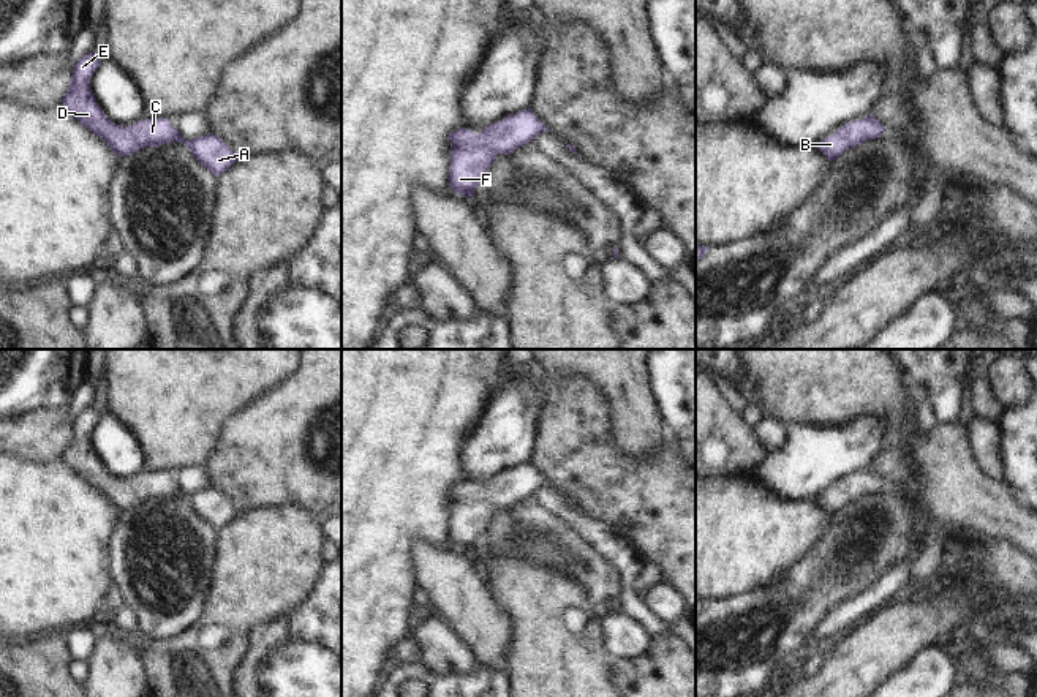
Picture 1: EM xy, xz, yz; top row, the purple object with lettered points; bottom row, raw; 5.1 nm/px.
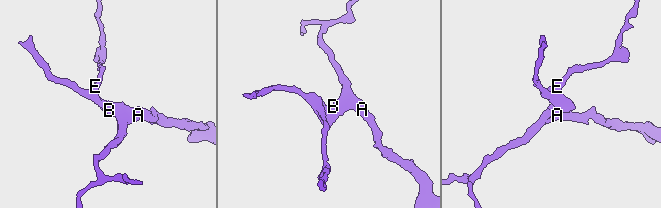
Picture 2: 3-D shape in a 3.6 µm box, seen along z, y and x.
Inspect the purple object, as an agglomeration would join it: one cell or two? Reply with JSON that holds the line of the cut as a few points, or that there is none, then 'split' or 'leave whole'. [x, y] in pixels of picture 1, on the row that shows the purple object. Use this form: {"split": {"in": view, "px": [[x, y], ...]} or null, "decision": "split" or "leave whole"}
{"split": null, "decision": "leave whole"}

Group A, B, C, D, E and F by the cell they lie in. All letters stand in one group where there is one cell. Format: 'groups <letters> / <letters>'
groups A B C D E F

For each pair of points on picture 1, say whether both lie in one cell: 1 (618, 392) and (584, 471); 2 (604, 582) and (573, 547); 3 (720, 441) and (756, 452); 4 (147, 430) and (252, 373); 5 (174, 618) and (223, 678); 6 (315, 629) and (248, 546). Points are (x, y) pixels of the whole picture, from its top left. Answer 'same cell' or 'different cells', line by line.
1: different cells
2: same cell
3: same cell
4: same cell
5: different cells
6: different cells

